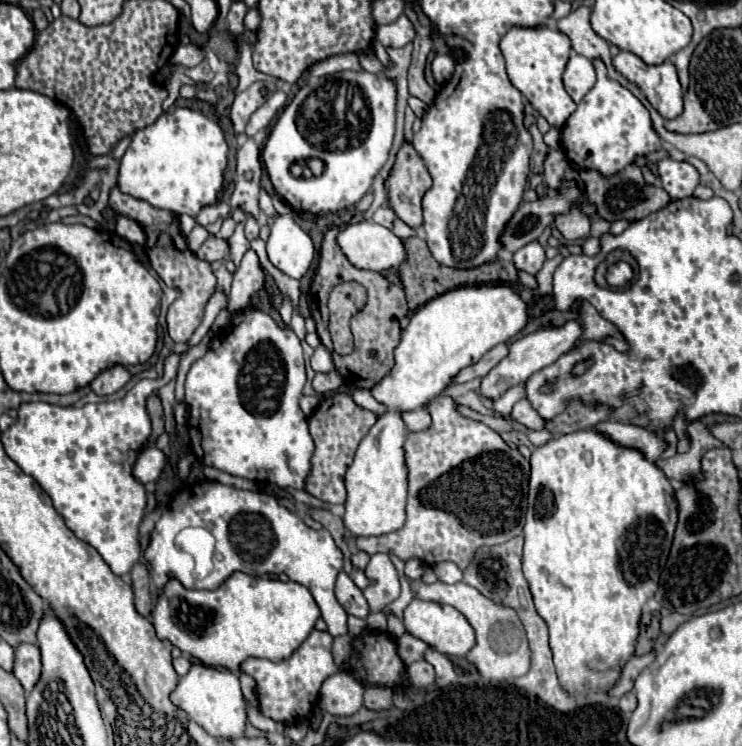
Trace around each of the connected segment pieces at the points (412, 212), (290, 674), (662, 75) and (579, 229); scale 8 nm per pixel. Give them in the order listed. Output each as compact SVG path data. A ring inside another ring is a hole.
M410 142L402 144L386 186L388 186L390 206L394 208L396 216L404 220L408 226L418 228L422 224L420 202L424 192L432 186L432 178Z
M314 630L288 658L280 662L270 662L264 658L246 658L240 664L240 672L256 680L260 712L264 716L294 724L312 712L322 682L338 672L338 666L332 660L332 636L328 632Z
M620 52L612 58L612 64L626 80L630 80L632 84L636 84L640 88L640 92L648 98L648 102L658 110L658 114L662 118L676 118L682 114L682 90L680 90L676 68L670 62L664 62L658 66L648 66L636 54Z
M574 204L566 214L556 216L556 226L566 240L580 240L586 238L590 232L590 218L578 204Z

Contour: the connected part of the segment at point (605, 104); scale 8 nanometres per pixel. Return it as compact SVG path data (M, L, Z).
M594 60L594 66L596 66L598 82L582 98L582 102L578 104L578 110L564 124L562 144L568 160L576 170L594 166L604 176L610 176L620 172L624 166L632 164L636 156L660 150L662 140L654 132L650 114L640 104L640 100L630 90L620 86L616 80L610 80L600 60Z

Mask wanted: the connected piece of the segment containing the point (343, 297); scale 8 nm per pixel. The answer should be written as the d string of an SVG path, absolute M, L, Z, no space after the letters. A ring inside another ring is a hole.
M344 282L338 284L330 294L330 334L334 340L334 350L338 354L350 354L352 352L352 332L350 332L350 318L356 314L356 310L362 306L362 288L356 282Z

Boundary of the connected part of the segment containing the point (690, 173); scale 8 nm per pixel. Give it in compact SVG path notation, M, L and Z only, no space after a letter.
M664 158L658 162L658 178L662 182L662 188L670 194L670 198L678 200L692 196L694 188L698 186L700 174L686 160L678 162L672 158Z

